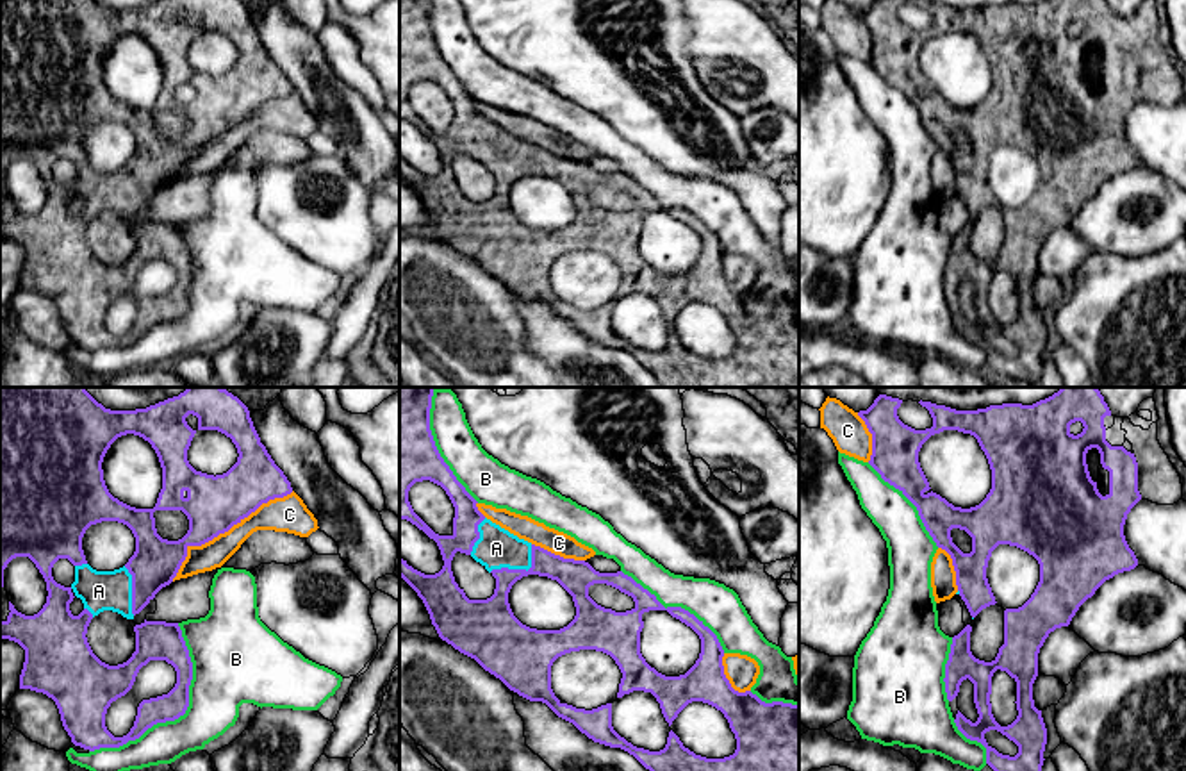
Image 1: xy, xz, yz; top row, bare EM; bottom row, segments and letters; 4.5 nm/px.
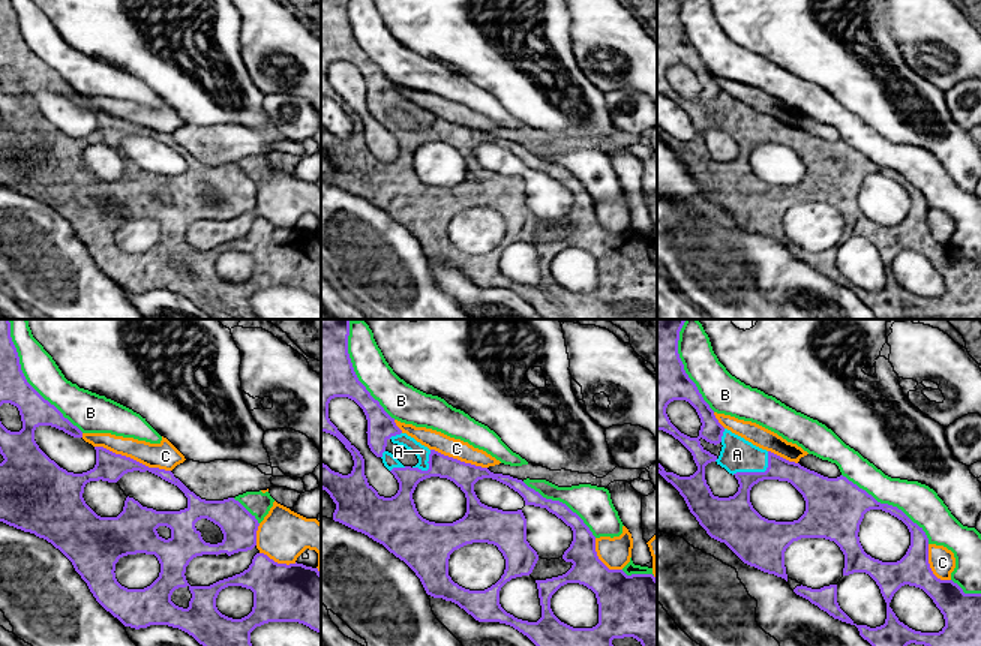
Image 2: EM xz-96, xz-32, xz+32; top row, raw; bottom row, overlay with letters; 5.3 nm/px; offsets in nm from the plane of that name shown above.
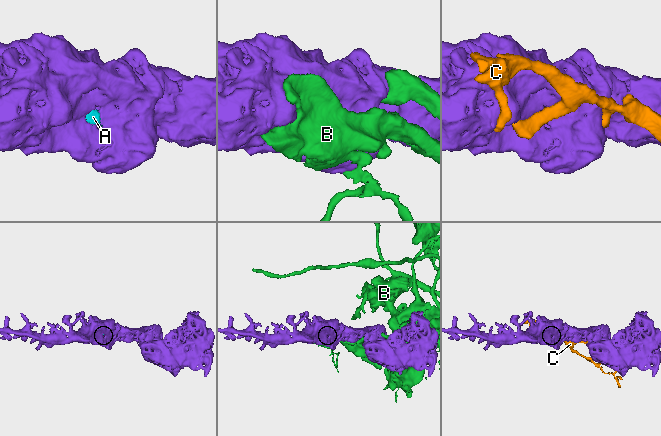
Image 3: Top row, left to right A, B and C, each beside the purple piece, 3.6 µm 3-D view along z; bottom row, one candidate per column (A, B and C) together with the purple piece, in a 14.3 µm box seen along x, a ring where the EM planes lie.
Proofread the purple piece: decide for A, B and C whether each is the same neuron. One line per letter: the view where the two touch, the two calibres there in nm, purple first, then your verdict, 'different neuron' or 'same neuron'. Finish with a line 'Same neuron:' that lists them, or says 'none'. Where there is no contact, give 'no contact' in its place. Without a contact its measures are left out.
A: xz | 190/180 nm | same neuron
B: xy | 130/280 nm | different neuron
C: xy | 260/140 nm | different neuron
Same neuron: A

